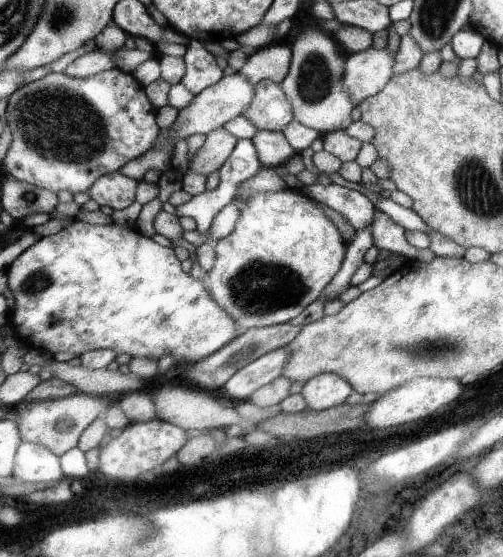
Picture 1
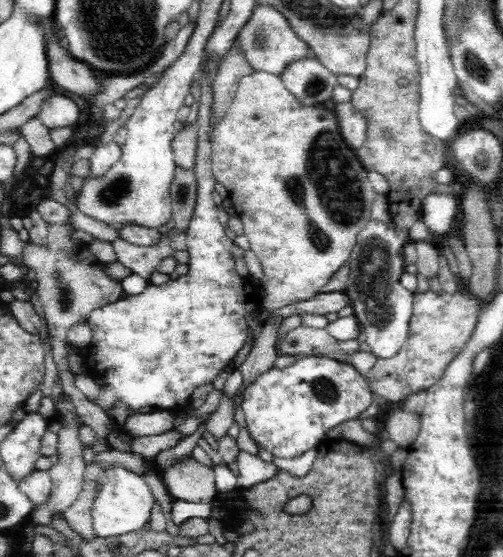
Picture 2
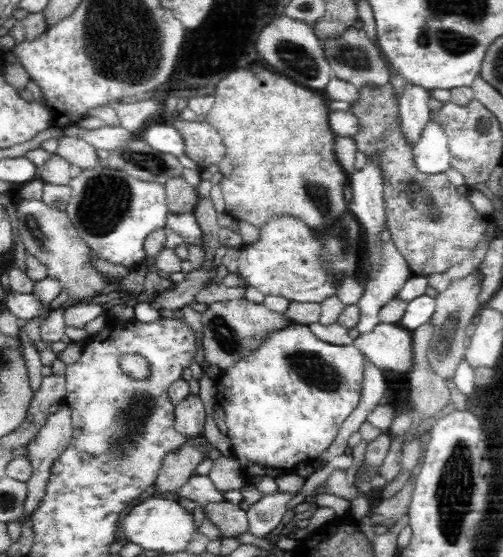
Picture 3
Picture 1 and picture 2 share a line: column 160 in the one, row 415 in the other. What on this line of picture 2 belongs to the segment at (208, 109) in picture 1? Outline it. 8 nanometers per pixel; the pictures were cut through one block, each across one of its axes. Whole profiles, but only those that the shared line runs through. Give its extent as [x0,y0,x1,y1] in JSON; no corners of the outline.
[123,410,174,439]

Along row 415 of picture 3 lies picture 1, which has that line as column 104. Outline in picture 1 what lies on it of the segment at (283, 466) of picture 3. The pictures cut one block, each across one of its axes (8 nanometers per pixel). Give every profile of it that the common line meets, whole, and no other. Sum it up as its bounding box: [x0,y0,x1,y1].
[7,219,243,366]

